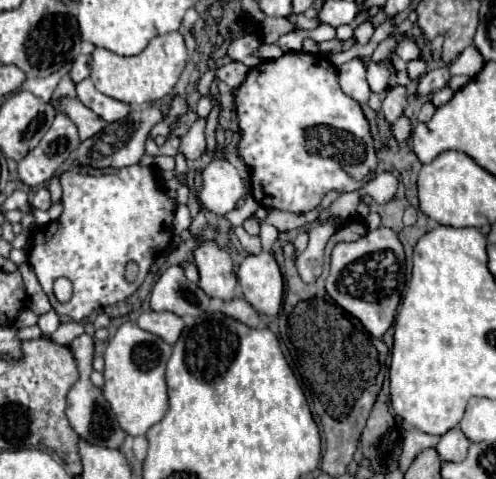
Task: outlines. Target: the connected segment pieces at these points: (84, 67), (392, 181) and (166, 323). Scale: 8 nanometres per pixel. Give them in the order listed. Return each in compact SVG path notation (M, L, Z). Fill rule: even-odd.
M77 56L77 60L73 62L71 68L71 80L77 84L81 80L85 80L91 72L91 58L89 56Z
M383 172L379 176L375 176L373 180L369 180L363 188L361 188L361 194L369 194L377 204L387 204L395 198L397 194L397 184L399 180L389 174L389 172Z
M155 310L143 312L137 318L137 324L141 328L145 328L147 332L153 332L153 334L161 336L169 344L175 344L177 336L185 328L185 322L177 314L173 314L173 312L155 312Z

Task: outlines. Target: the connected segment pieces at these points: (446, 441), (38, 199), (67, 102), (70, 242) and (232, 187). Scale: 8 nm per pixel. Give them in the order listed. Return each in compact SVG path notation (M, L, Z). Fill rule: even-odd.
M453 428L449 432L445 432L437 444L437 452L441 456L441 460L447 460L447 462L461 462L465 460L467 456L467 450L469 450L469 438L459 430L459 428Z
M39 188L33 196L33 206L39 210L49 210L51 208L51 196L47 188Z
M61 98L61 112L65 112L77 124L81 140L87 140L99 134L107 126L107 122L101 120L101 116L85 108L77 98Z
M129 166L129 168L121 168L115 174L101 174L101 176L65 172L61 174L61 188L63 188L63 212L49 226L45 228L37 226L31 232L29 264L37 274L41 288L49 296L53 310L73 318L75 322L81 322L93 310L103 308L107 304L117 304L127 296L131 296L141 286L155 256L159 256L171 244L175 202L167 196L165 188L157 180L157 172L151 166L147 168ZM127 262L139 264L139 274L135 282L125 280ZM59 276L69 278L73 284L73 296L69 302L59 302L53 294L53 282Z
M225 158L211 160L209 166L203 170L201 180L203 180L199 192L201 204L207 210L221 216L231 212L237 200L245 194L245 186L237 168Z

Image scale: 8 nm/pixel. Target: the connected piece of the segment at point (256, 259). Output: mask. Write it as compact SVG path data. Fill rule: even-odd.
M271 252L249 254L237 272L245 300L261 314L275 316L283 302L283 278Z

